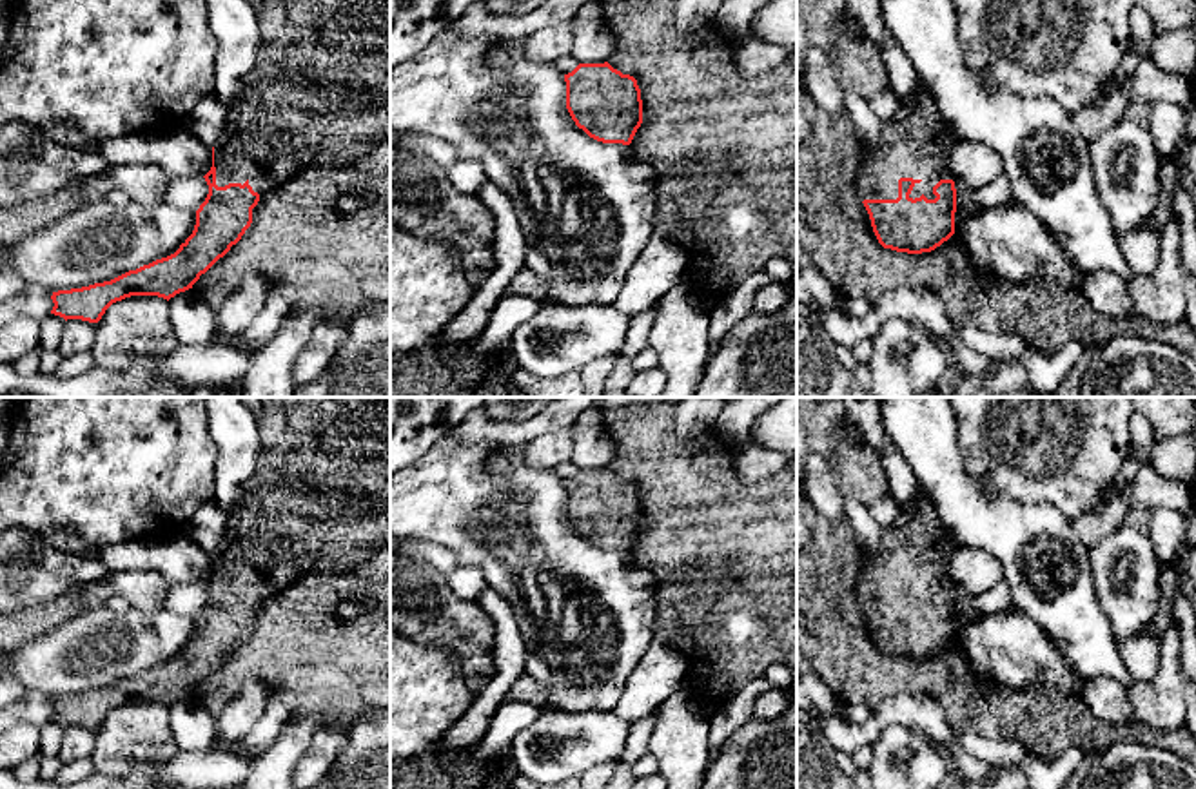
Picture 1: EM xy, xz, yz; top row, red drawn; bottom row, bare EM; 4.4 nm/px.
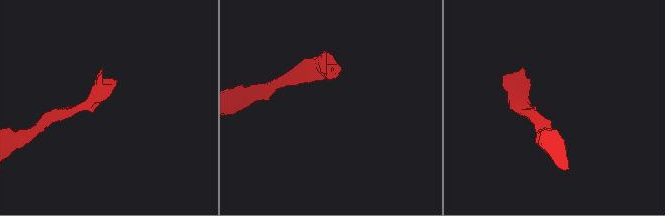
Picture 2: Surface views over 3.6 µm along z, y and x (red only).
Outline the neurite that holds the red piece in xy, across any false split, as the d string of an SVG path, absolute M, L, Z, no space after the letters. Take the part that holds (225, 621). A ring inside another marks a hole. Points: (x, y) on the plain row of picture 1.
M261 397L263 415L258 419L261 450L258 470L243 488L241 506L227 513L227 530L212 553L212 573L203 582L209 591L205 608L196 617L192 640L180 655L162 666L129 677L111 687L82 695L53 698L51 720L67 726L98 729L105 716L131 702L158 702L171 706L205 680L252 629L252 615L267 604L283 584L307 577L312 570L327 570L328 553L354 550L354 513L332 510L332 455L352 453L358 446L390 446L390 397Z

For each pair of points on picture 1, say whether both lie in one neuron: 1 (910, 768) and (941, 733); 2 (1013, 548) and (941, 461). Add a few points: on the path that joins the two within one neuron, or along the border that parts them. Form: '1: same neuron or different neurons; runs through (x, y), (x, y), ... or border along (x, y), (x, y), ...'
1: different neurons; border along (893, 726), (919, 731), (941, 748)
2: same neuron; runs through (991, 526), (948, 483)

